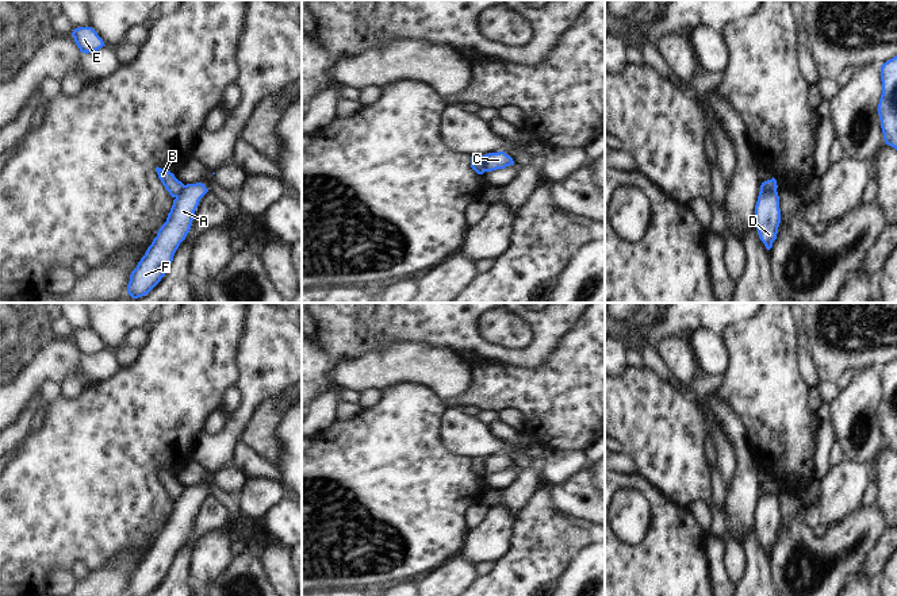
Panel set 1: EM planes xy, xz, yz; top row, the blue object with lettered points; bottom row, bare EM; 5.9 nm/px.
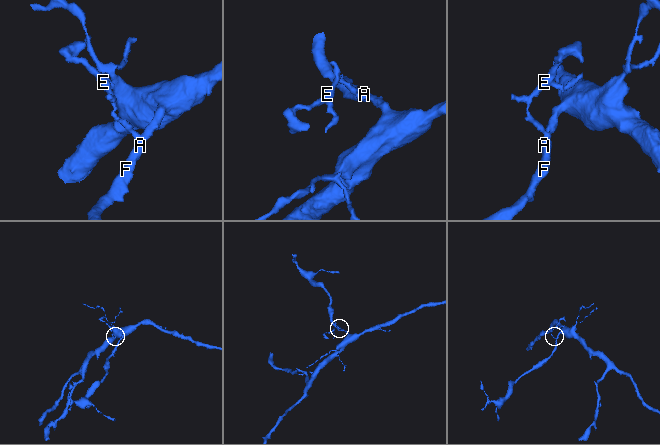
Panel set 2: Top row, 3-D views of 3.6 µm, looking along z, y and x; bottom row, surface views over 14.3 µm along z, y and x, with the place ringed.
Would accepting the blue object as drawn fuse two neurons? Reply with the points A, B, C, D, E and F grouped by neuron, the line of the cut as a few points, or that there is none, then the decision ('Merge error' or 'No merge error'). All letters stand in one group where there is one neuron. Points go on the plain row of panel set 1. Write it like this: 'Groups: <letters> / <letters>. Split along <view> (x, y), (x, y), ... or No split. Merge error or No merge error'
Groups: A C D F / B E. Split along xz (482, 458), (485, 473). Merge error

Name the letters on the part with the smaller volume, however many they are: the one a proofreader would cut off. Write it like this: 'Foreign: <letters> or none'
Foreign: B, E

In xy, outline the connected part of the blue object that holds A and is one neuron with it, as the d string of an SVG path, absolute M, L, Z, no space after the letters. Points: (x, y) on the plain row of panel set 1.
M187 487L173 503L166 524L130 577L127 596L149 596L165 578L180 546L191 532L200 501L208 495L204 487Z

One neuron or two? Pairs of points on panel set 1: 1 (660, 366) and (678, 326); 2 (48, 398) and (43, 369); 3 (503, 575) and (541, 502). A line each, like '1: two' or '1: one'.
1: two
2: two
3: one

